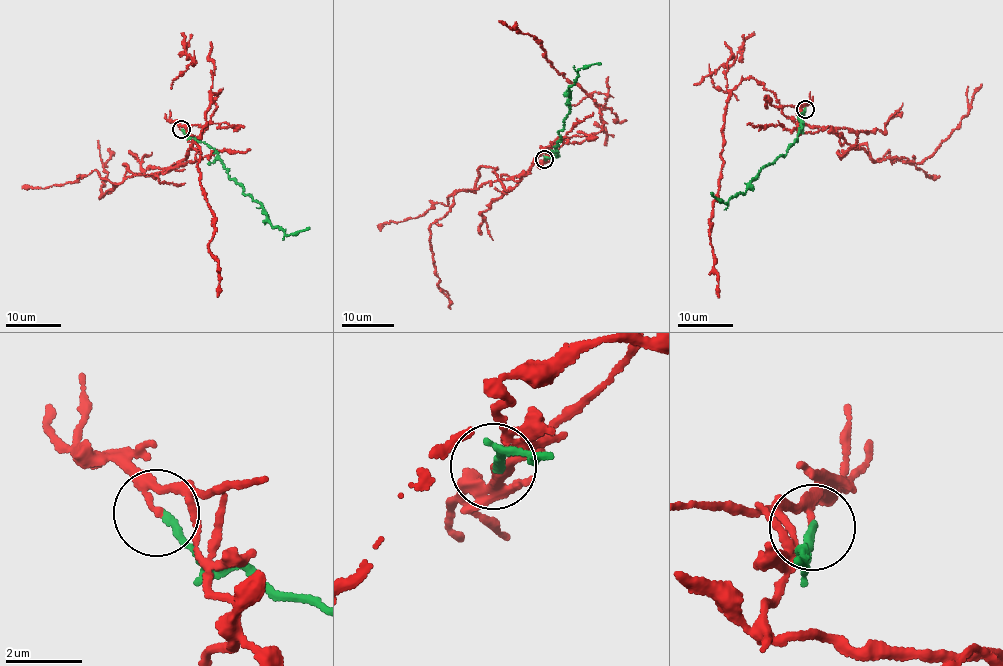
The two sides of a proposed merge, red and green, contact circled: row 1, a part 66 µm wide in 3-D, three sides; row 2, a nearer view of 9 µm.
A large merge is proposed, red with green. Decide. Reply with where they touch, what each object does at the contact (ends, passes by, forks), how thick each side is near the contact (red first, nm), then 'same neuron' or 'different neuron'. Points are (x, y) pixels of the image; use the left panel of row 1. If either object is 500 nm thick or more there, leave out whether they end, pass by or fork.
place (181, 129); red passes by; green ends; calibres 140 and 160 nm; different neuron

